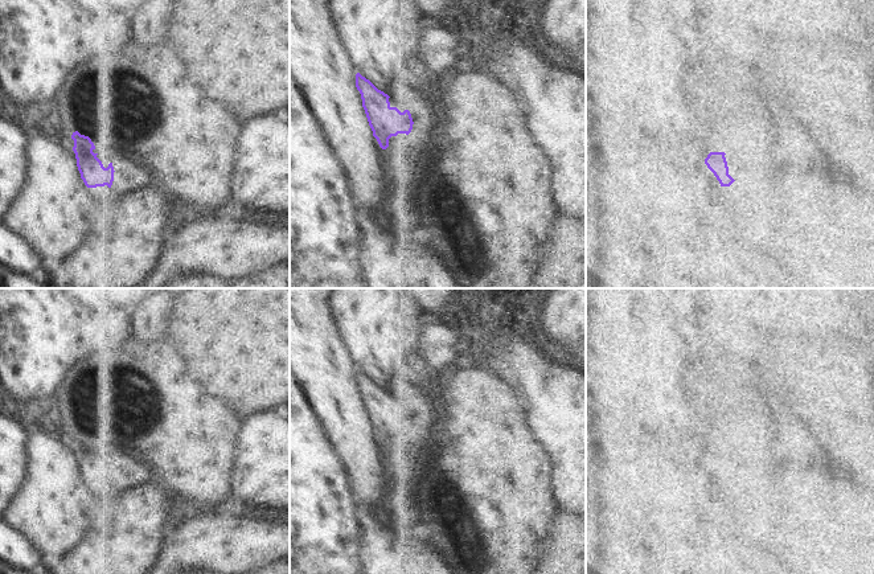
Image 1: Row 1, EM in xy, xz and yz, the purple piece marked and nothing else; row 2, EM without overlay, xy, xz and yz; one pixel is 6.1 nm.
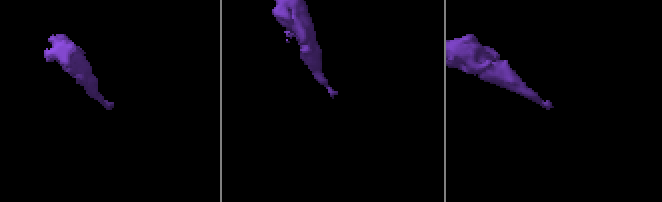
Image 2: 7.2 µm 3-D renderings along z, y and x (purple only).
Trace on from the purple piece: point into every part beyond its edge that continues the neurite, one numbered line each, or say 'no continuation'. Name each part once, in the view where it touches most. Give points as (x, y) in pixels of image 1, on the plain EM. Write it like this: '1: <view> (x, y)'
1: xz (421, 438)

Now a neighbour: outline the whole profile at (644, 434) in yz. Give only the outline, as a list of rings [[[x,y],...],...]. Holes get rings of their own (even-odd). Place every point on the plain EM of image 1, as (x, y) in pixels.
[[[652,422],[628,425],[620,429],[616,435],[628,444],[664,447],[681,460],[685,460],[693,451],[705,443],[705,439],[692,429],[670,429],[664,431]]]

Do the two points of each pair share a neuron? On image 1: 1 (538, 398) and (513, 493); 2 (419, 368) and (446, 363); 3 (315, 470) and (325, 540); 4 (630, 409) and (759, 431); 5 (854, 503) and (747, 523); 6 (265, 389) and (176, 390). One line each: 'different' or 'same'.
1: different
2: different
3: same
4: same
5: same
6: different

